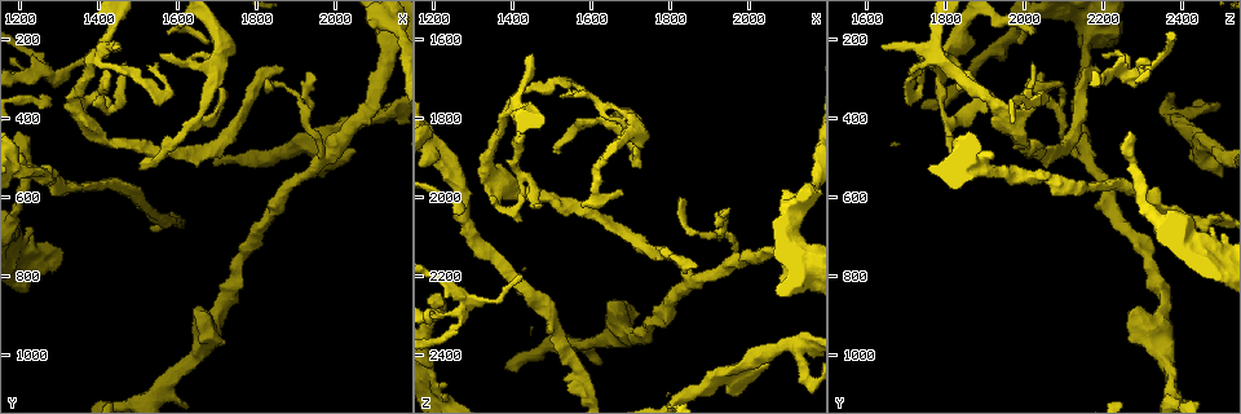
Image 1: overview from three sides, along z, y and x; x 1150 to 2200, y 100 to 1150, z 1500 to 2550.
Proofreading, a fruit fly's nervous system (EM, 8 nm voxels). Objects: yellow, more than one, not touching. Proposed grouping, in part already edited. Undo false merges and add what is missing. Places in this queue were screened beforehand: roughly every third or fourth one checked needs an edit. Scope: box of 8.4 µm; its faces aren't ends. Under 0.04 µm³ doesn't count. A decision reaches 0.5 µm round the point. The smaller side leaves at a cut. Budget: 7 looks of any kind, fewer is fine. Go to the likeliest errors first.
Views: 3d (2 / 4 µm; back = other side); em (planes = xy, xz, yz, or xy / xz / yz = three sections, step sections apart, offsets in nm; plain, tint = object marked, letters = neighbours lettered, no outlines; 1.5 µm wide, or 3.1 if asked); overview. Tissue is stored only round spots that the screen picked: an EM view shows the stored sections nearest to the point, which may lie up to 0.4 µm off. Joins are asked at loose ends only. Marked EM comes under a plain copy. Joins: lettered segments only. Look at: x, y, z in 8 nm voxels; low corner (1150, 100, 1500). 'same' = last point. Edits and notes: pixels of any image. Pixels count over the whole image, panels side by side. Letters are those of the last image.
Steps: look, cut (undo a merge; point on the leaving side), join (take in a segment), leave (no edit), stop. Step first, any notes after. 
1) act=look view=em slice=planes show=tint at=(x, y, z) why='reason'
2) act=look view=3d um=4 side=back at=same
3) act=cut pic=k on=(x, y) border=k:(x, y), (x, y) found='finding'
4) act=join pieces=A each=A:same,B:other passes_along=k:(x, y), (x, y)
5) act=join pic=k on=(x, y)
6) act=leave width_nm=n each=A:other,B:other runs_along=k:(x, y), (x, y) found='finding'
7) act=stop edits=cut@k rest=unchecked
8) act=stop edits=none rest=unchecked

act=look view=em slice=planes show=tint at=(1270, 295, 2290)

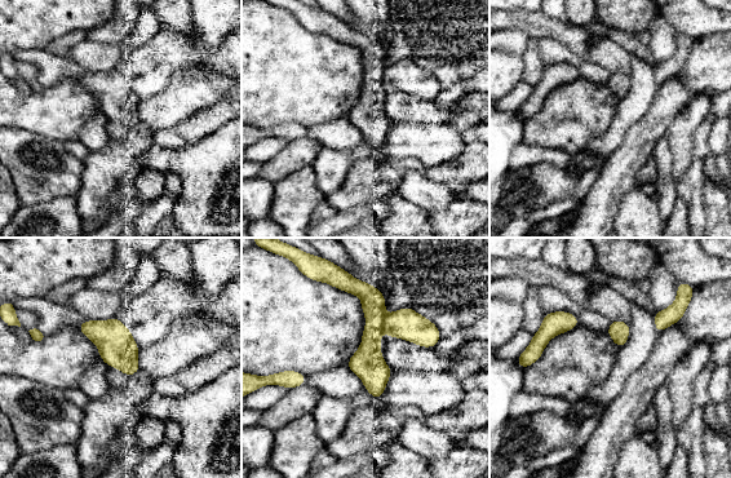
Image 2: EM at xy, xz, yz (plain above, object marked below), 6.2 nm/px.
act=look view=em slice=planes show=letters at=same why='see the neighbours'

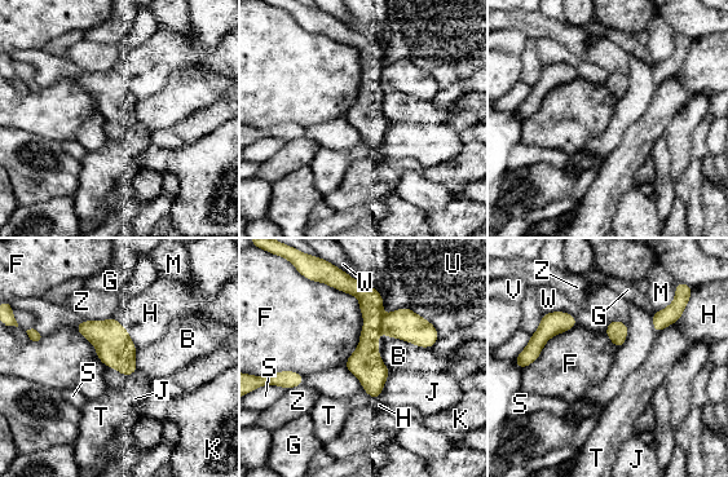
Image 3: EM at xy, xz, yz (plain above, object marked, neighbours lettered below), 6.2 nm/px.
act=leave each=B:other,F:other,G:other,H:other,J:other,K:other,M:other,S:other,T:other,U:other,V:other,W:other,Z:other runs_along=3:(360, 285), (370, 299), (375, 394) found='all the same cell'

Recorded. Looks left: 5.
act=look view=em slice=xy step=8 show=letters at=(1990, 475, 2155) why='abrupt turn'

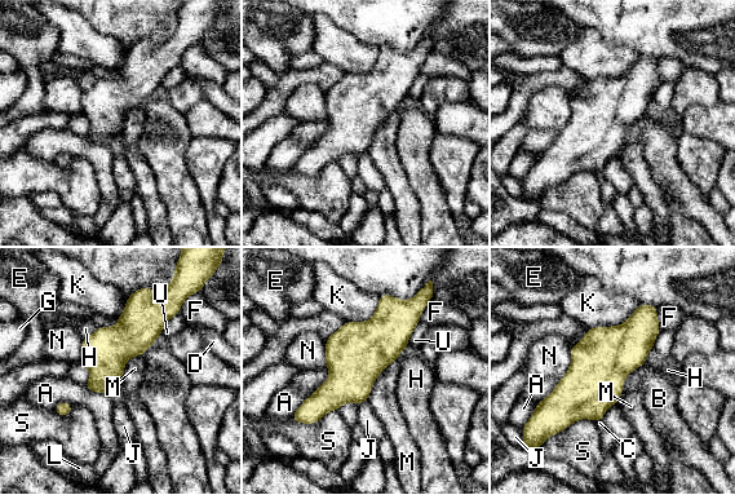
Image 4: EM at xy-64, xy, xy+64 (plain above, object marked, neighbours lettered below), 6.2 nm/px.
act=leave width_nm=260 each=A:other,B:other,C:other,D:other,E:other,F:other,G:other,H:other,J:other,K:other,L:other,M:other,N:other,S:other,U:other runs_along=4:(640, 314), (638, 326), (536, 428) found='all the same cell'

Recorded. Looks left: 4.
act=look view=em slice=xy step=4 show=tint at=(1445, 230, 1635) why='an open end'

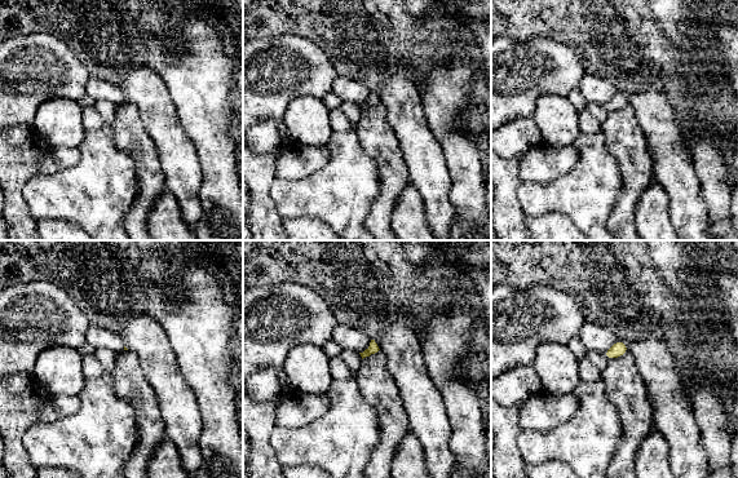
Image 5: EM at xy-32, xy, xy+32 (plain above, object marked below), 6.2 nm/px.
act=look view=em slice=xy step=4 show=letters at=same

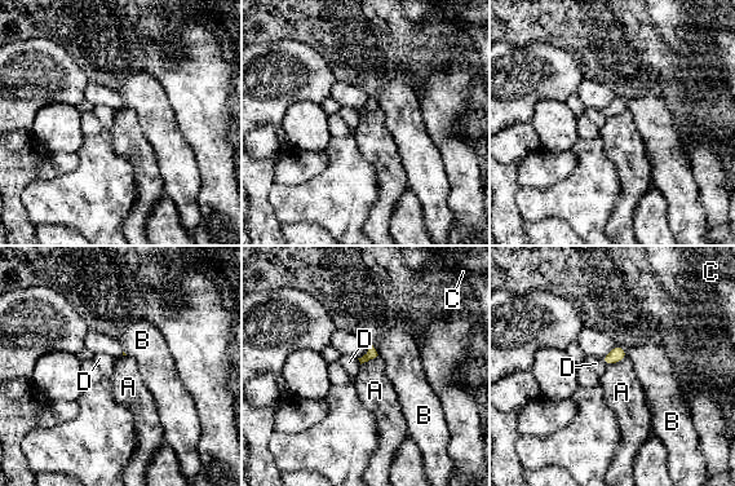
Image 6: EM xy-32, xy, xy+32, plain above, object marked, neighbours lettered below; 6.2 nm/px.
act=leave each=A:other,B:other,C:other,D:other found='no lettered segment goes on from it'

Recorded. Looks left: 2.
act=stop edits=none rest=unchecked

